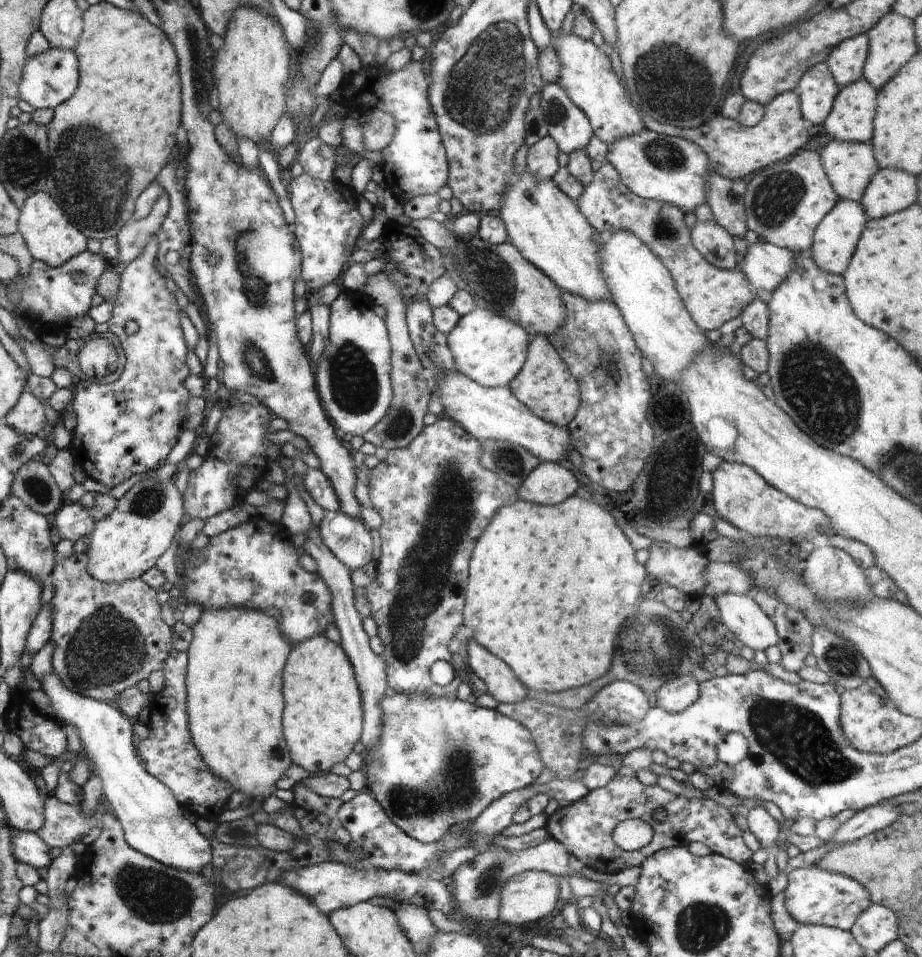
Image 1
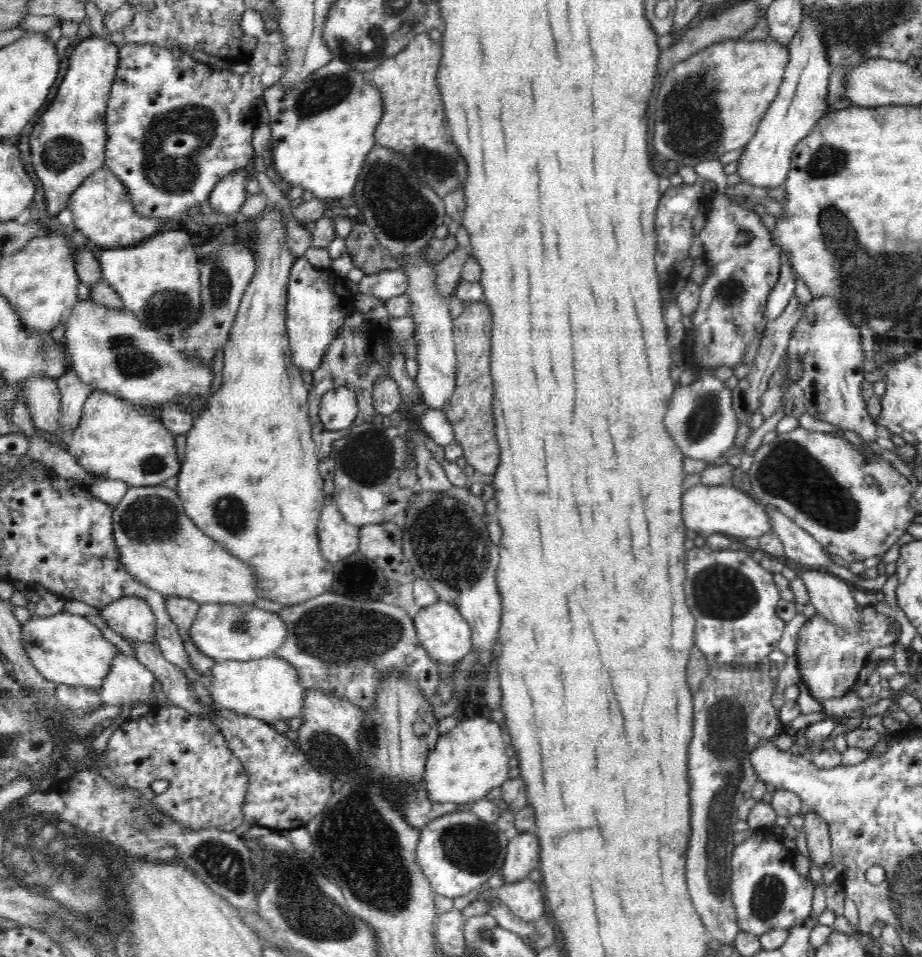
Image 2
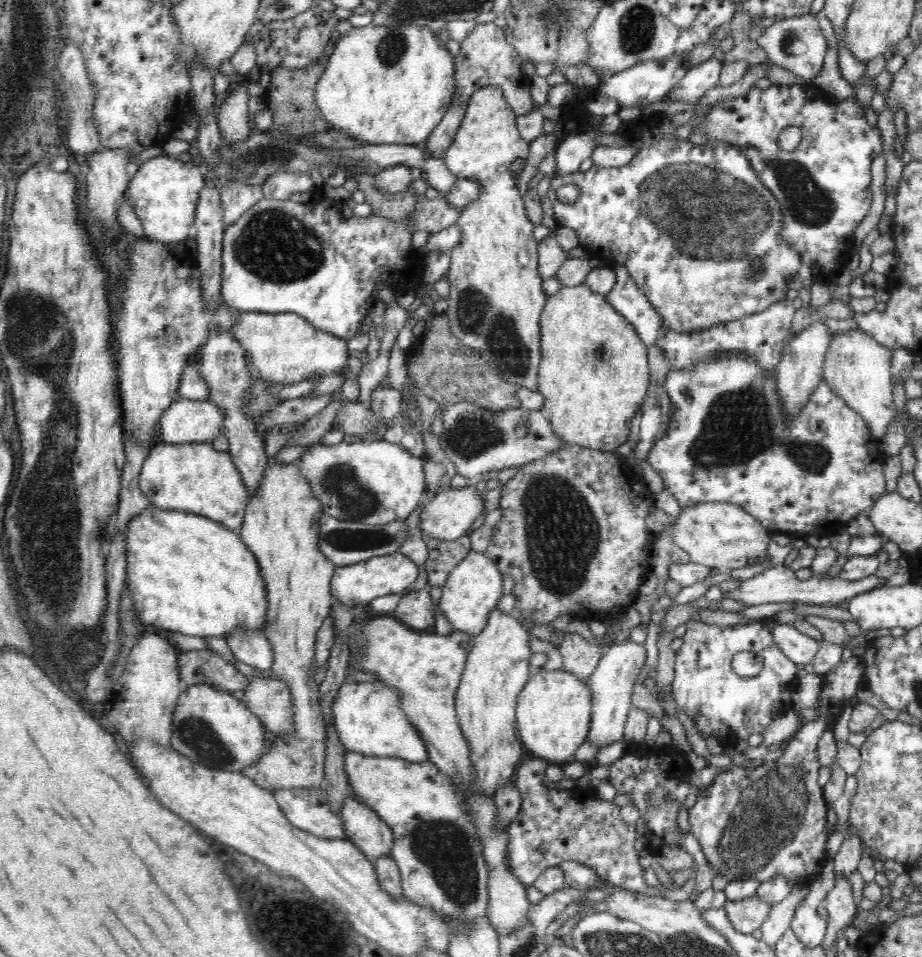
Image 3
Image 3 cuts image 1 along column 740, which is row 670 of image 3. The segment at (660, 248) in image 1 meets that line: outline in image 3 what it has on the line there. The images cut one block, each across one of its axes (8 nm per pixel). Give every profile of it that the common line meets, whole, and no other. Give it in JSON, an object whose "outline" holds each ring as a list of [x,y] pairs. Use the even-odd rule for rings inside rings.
{"outline":[[[298,462],[266,465],[262,478],[258,483],[256,494],[249,499],[245,508],[244,522],[238,530],[241,539],[258,561],[260,575],[266,583],[266,599],[268,599],[267,626],[264,636],[274,652],[274,664],[271,670],[292,692],[292,713],[296,730],[290,734],[276,736],[273,744],[267,742],[267,750],[250,768],[242,772],[264,790],[274,793],[280,789],[315,789],[322,787],[325,780],[326,766],[326,733],[325,722],[318,700],[320,686],[315,684],[316,669],[313,663],[316,656],[316,638],[318,630],[327,620],[334,598],[330,592],[330,580],[337,566],[318,547],[318,530],[320,516],[324,513],[322,503],[312,493],[312,483],[302,475]]]}

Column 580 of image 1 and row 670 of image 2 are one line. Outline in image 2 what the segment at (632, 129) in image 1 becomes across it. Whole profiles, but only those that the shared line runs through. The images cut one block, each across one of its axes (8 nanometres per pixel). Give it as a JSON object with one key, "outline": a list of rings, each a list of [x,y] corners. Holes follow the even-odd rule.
{"outline":[[[62,611],[52,616],[32,613],[21,630],[24,649],[46,681],[57,686],[84,686],[94,693],[102,691],[119,650],[104,638],[100,628],[91,624],[86,616]]]}

